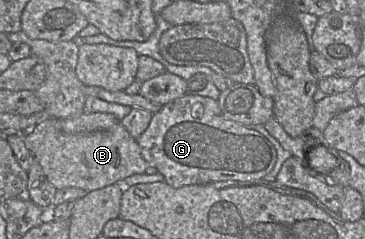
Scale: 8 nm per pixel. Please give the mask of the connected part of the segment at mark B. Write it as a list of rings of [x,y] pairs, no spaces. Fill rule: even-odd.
[[[47,118],[24,134],[24,142],[40,164],[46,179],[57,190],[75,187],[85,192],[93,191],[114,183],[121,183],[123,179],[131,175],[145,173],[148,165],[141,155],[137,140],[120,123],[106,130],[65,134],[58,129],[57,118]]]

